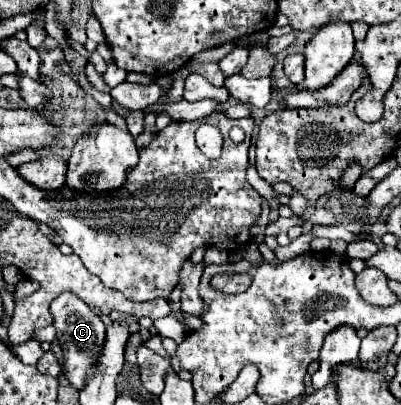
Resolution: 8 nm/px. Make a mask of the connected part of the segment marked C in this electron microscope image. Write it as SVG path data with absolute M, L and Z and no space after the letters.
M71 293L55 297L49 311L53 315L57 339L61 341L61 347L63 347L63 353L65 353L65 377L75 389L81 389L85 385L87 375L91 375L95 363L99 361L103 339L105 339L105 325L89 309L89 305L85 301L81 301L77 295L71 295Z

